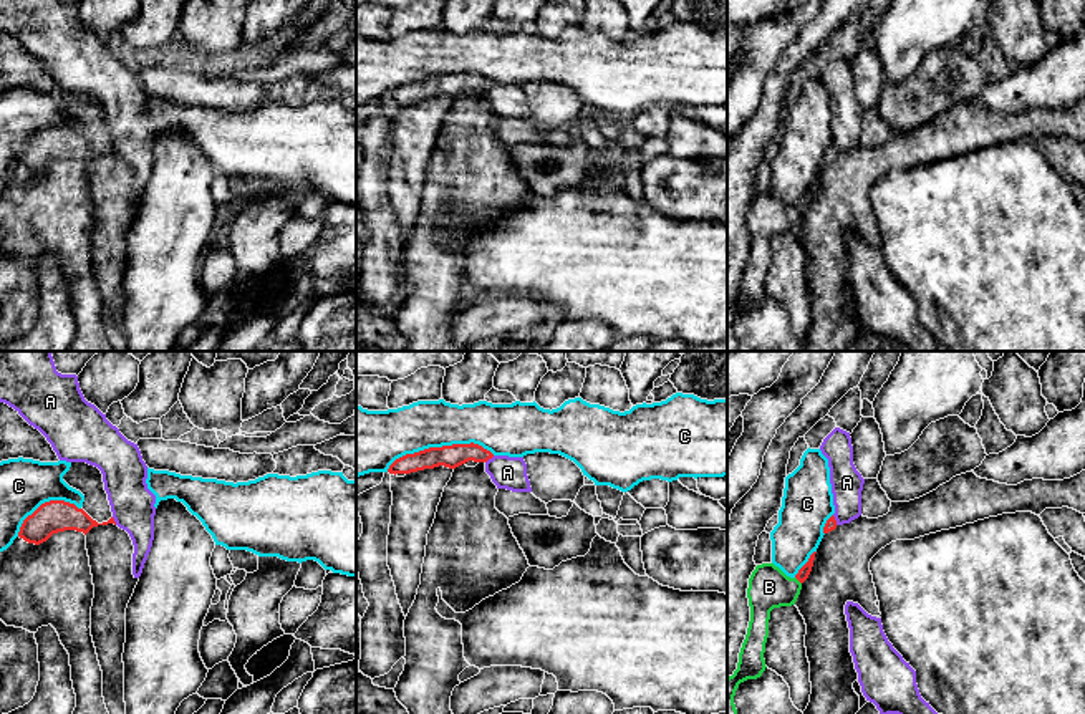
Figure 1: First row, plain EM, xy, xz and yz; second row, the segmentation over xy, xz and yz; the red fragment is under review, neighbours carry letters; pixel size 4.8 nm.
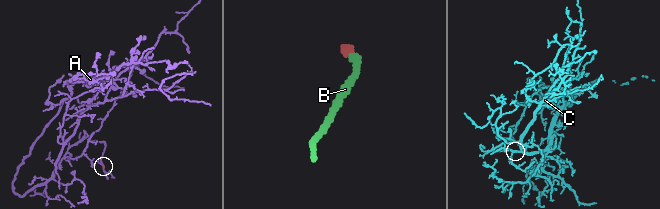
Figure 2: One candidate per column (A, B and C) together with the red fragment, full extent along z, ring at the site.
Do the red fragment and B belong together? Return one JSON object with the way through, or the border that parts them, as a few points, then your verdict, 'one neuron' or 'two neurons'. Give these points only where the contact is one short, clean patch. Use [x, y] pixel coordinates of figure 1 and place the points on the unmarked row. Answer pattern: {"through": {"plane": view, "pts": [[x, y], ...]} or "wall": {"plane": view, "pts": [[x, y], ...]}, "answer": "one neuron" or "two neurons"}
{"through": {"plane": "yz", "pts": [[804, 201], [797, 207], [789, 216], [769, 216]]}, "answer": "one neuron"}

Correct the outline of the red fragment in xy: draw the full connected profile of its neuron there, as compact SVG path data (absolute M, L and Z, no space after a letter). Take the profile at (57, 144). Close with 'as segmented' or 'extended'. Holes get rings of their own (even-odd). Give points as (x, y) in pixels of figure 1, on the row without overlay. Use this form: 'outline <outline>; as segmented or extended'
outline M71 91L63 109L84 124L83 136L78 137L65 129L45 131L23 149L18 161L20 167L40 174L58 161L76 159L86 164L93 156L116 154L103 103L98 96L86 91Z; extended

